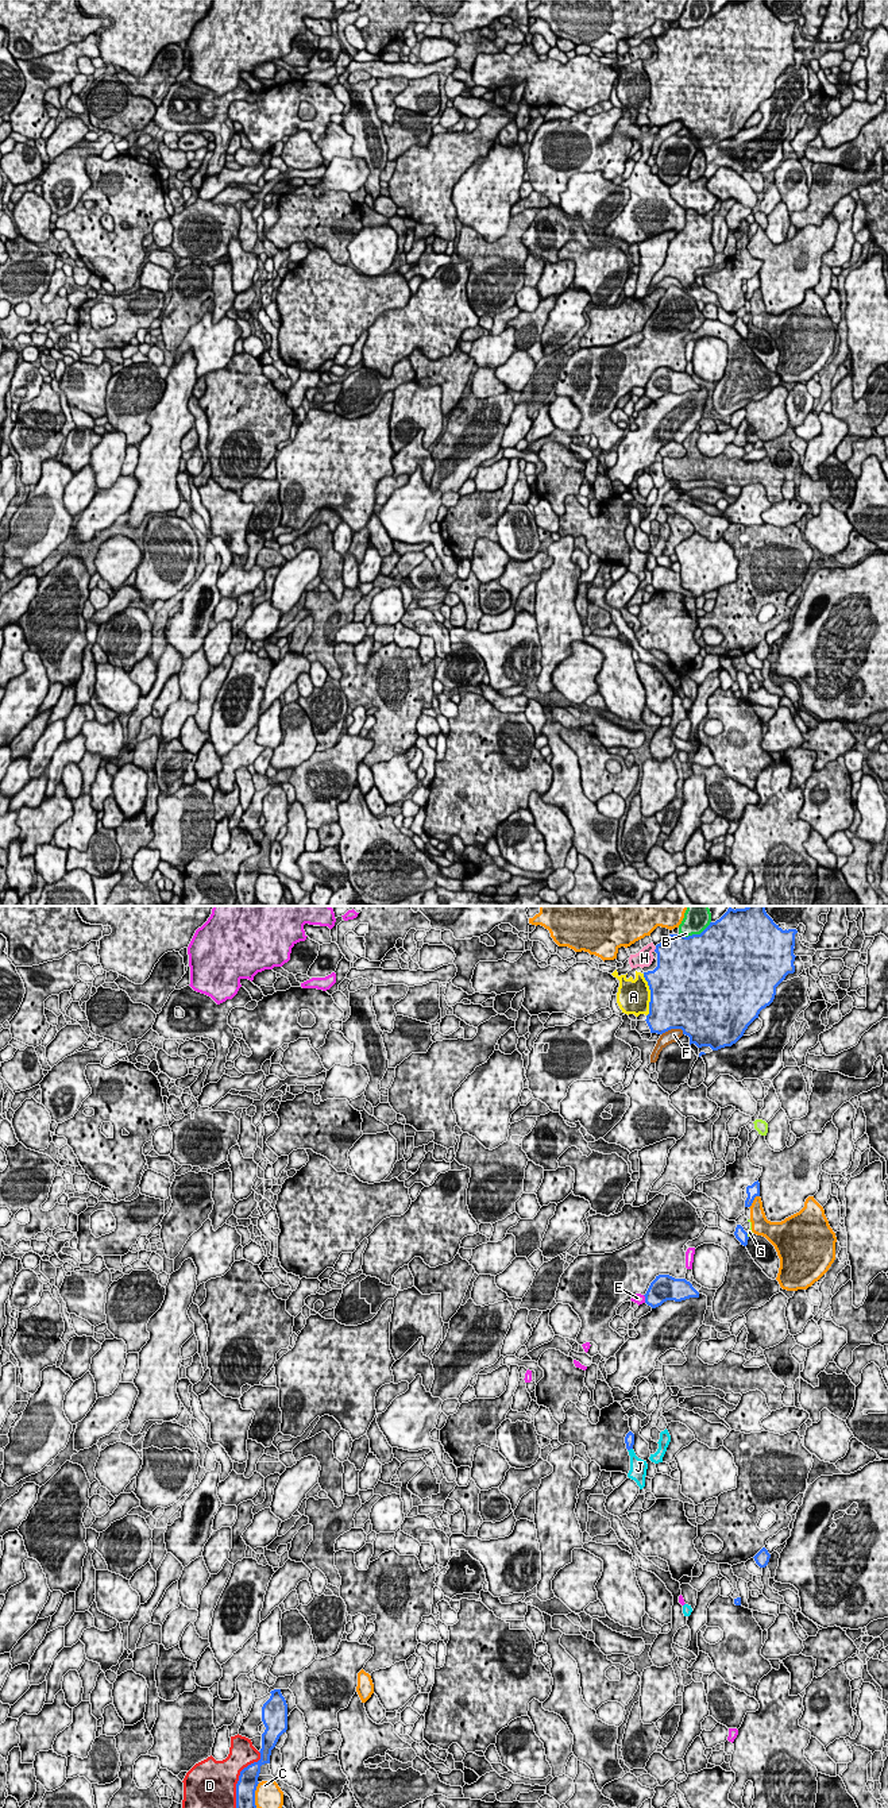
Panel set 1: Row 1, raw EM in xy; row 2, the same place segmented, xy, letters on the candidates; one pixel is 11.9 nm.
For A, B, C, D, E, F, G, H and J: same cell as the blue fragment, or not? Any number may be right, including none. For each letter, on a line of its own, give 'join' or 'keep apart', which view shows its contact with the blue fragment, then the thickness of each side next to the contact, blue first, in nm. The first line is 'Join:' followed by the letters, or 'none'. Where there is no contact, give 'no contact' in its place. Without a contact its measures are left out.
Join: J
A: keep apart; contact in xy; calibres 500 and 400 nm
B: keep apart; contact in xy; calibres 500 and 300 nm
C: keep apart; contact in xy; calibres 140 and 190 nm
D: keep apart; contact in xy; calibres 240 and 440 nm
E: keep apart; contact in xy; calibres 300 and 120 nm
F: keep apart; contact in xy; calibres 500 and 160 nm
G: keep apart; contact in xy; calibres 140 and 60 nm
H: keep apart; contact in xy; calibres 440 and 200 nm
J: join; contact in xy; calibres 130 and 200 nm

